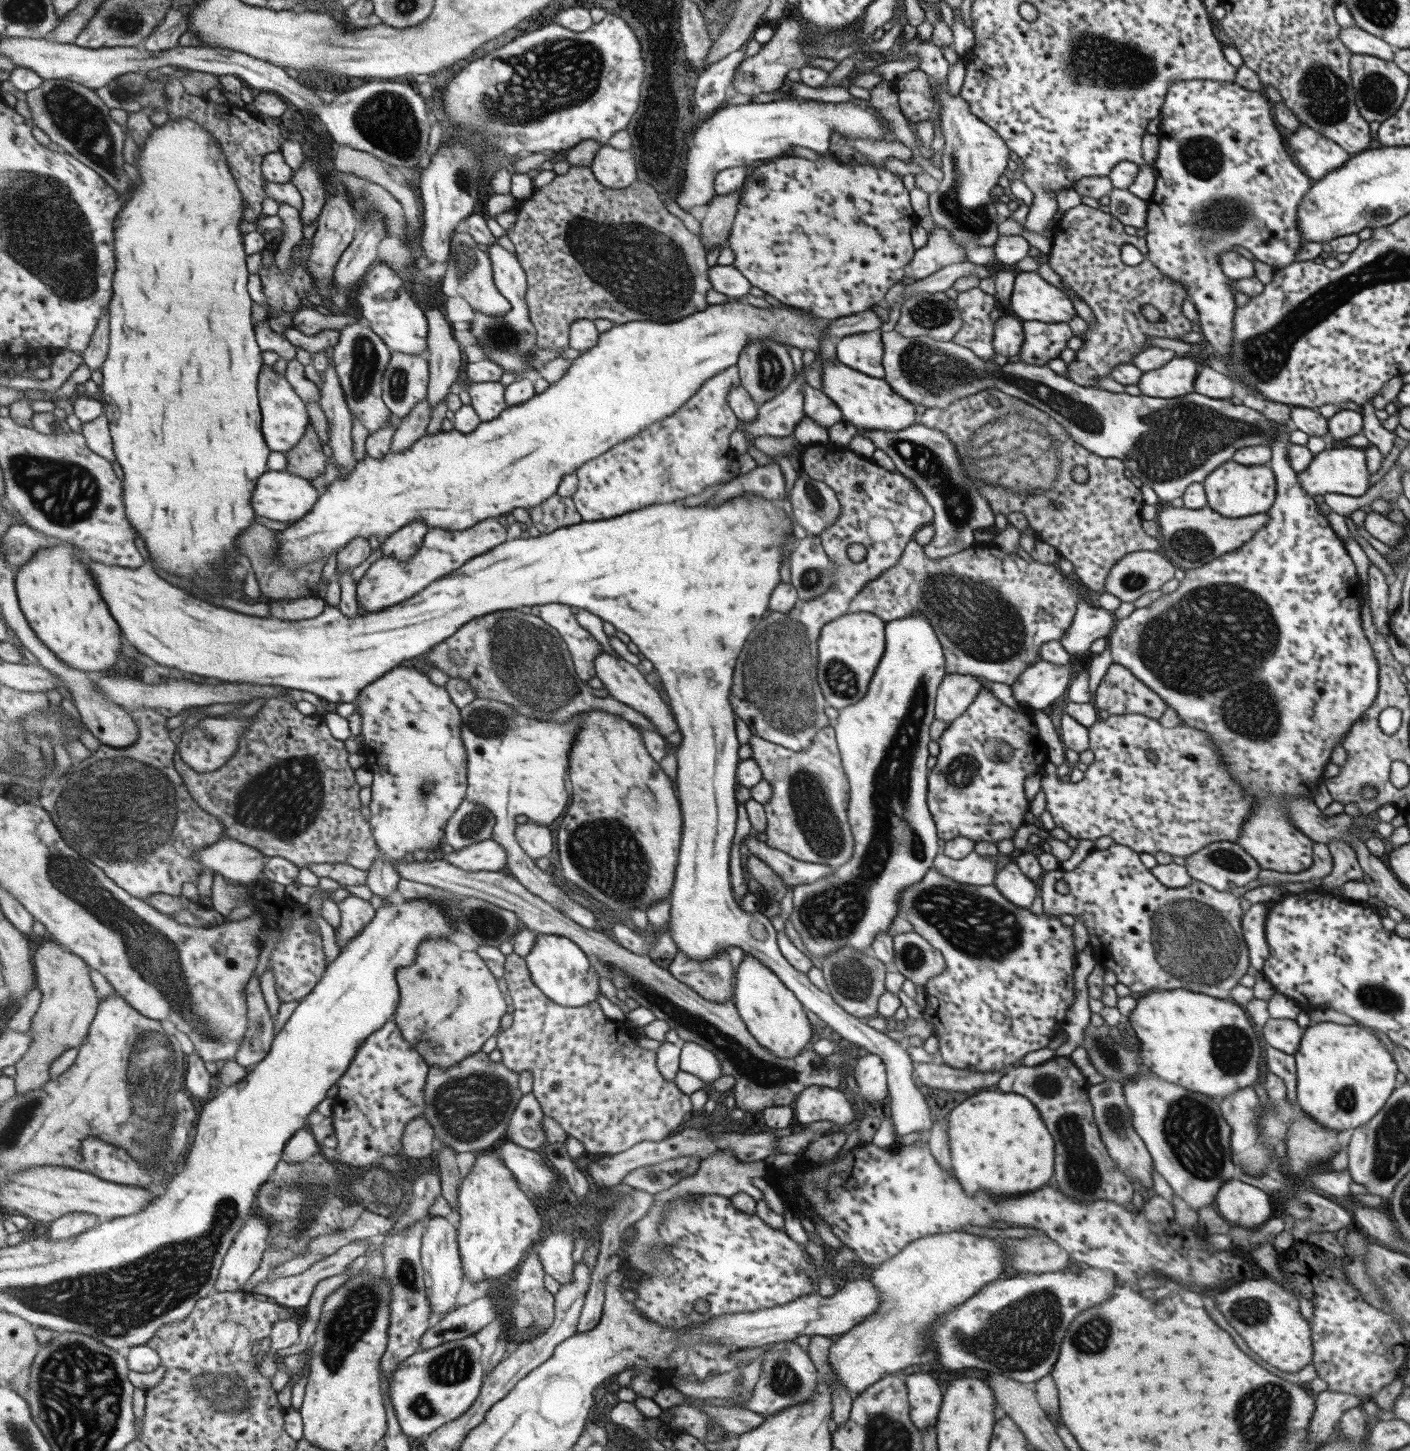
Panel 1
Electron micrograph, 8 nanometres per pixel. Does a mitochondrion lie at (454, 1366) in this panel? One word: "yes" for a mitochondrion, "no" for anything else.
yes

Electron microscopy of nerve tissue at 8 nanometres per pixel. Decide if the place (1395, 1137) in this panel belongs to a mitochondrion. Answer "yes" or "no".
yes

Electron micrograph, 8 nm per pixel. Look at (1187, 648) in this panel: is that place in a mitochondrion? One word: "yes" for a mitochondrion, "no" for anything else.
yes

